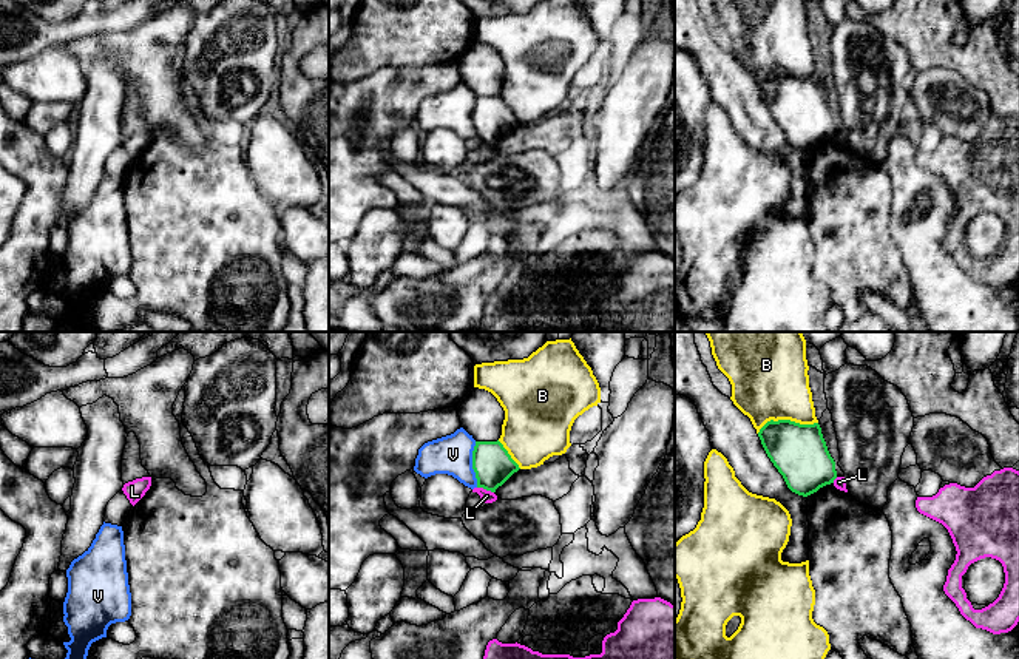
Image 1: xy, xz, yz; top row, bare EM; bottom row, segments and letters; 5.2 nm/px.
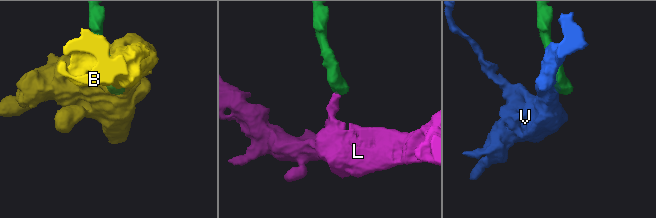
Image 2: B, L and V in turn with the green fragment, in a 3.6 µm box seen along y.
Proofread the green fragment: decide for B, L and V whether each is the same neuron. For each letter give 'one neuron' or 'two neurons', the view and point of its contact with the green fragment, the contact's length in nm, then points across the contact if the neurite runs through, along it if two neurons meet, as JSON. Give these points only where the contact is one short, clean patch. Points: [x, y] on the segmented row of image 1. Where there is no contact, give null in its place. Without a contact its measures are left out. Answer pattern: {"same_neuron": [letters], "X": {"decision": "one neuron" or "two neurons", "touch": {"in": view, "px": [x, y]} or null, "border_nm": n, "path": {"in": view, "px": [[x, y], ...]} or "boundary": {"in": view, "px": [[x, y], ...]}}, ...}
{"same_neuron": [], "B": {"decision": "two neurons", "touch": {"in": "yz", "px": [786, 420]}, "border_nm": 320}, "L": {"decision": "two neurons", "touch": {"in": "xz", "px": [485, 488]}, "border_nm": 90, "boundary": {"in": "xz", "px": [[477, 486], [493, 493]]}}, "V": {"decision": "two neurons", "touch": {"in": "xz", "px": [473, 465]}, "border_nm": 240}}

